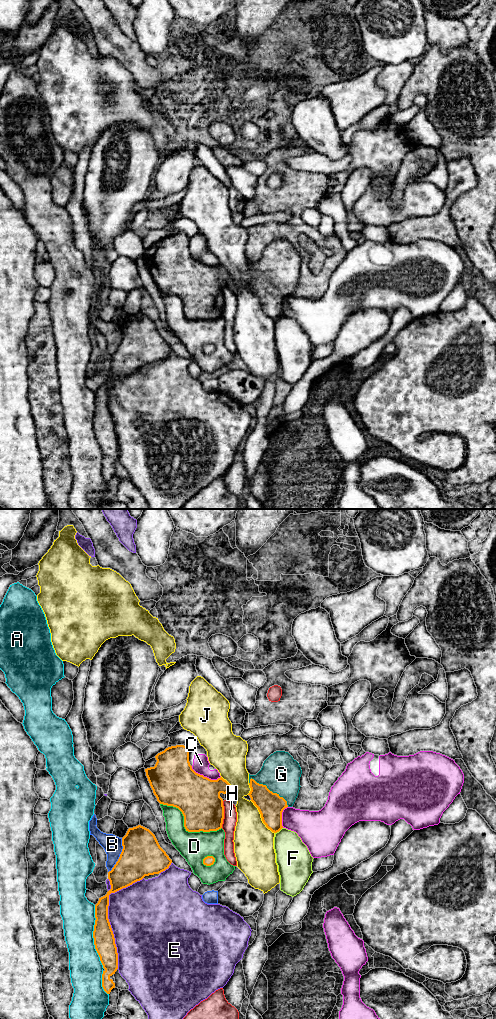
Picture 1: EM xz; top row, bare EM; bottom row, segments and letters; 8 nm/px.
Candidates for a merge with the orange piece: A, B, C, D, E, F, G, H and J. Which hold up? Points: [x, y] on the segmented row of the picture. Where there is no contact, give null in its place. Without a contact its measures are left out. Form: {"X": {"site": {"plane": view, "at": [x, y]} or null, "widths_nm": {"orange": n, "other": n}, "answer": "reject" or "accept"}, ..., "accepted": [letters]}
{"A": {"site": {"plane": "xz", "at": [93, 937]}, "widths_nm": {"orange": 170, "other": 280}, "answer": "reject"}, "B": {"site": {"plane": "xz", "at": [120, 855]}, "widths_nm": {"orange": 320, "other": 150}, "answer": "reject"}, "C": {"site": {"plane": "xz", "at": [205, 777]}, "widths_nm": {"orange": 360, "other": 130}, "answer": "reject"}, "D": {"site": {"plane": "xz", "at": [185, 828]}, "widths_nm": {"orange": 340, "other": 240}, "answer": "reject"}, "E": {"site": {"plane": "xz", "at": [107, 915]}, "widths_nm": {"orange": 170, "other": 480}, "answer": "reject"}, "F": {"site": {"plane": "xz", "at": [278, 831]}, "widths_nm": {"orange": 200, "other": 280}, "answer": "reject"}, "G": {"site": {"plane": "xz", "at": [269, 790]}, "widths_nm": {"orange": 200, "other": 300}, "answer": "accept"}, "H": {"site": {"plane": "xz", "at": [223, 814]}, "widths_nm": {"orange": 360, "other": 110}, "answer": "reject"}, "J": {"site": {"plane": "xz", "at": [261, 817]}, "widths_nm": {"orange": 200, "other": 320}, "answer": "reject"}, "accepted": ["G"]}

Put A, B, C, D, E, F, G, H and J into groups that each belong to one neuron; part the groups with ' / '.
A / B / C / D / E / F / G / H / J

